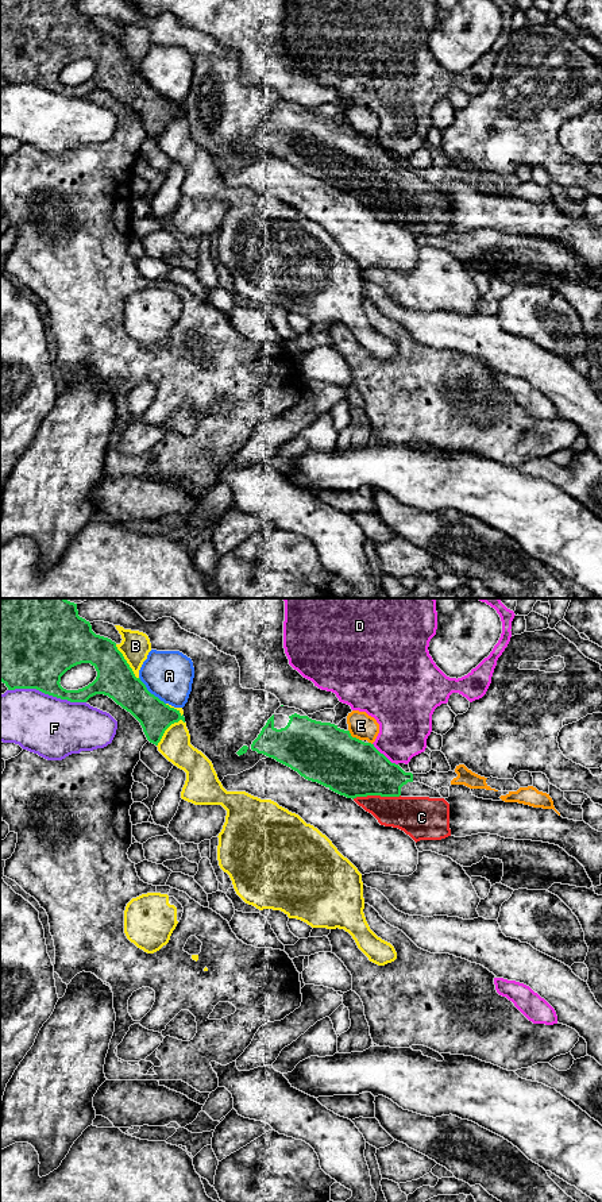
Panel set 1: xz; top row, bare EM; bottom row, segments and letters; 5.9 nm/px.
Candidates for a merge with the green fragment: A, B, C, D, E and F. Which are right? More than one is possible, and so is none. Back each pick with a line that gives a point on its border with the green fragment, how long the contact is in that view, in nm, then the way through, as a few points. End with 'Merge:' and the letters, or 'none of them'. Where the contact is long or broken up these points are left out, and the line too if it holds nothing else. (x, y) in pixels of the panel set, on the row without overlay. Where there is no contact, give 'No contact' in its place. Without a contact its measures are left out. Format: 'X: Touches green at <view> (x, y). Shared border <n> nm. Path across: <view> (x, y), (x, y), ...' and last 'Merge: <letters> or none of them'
C: Touches green at xz (375, 189). Shared border 280 nm. Path across: xz (348, 161), (375, 189), (393, 205), (412, 210)
Merge: C

